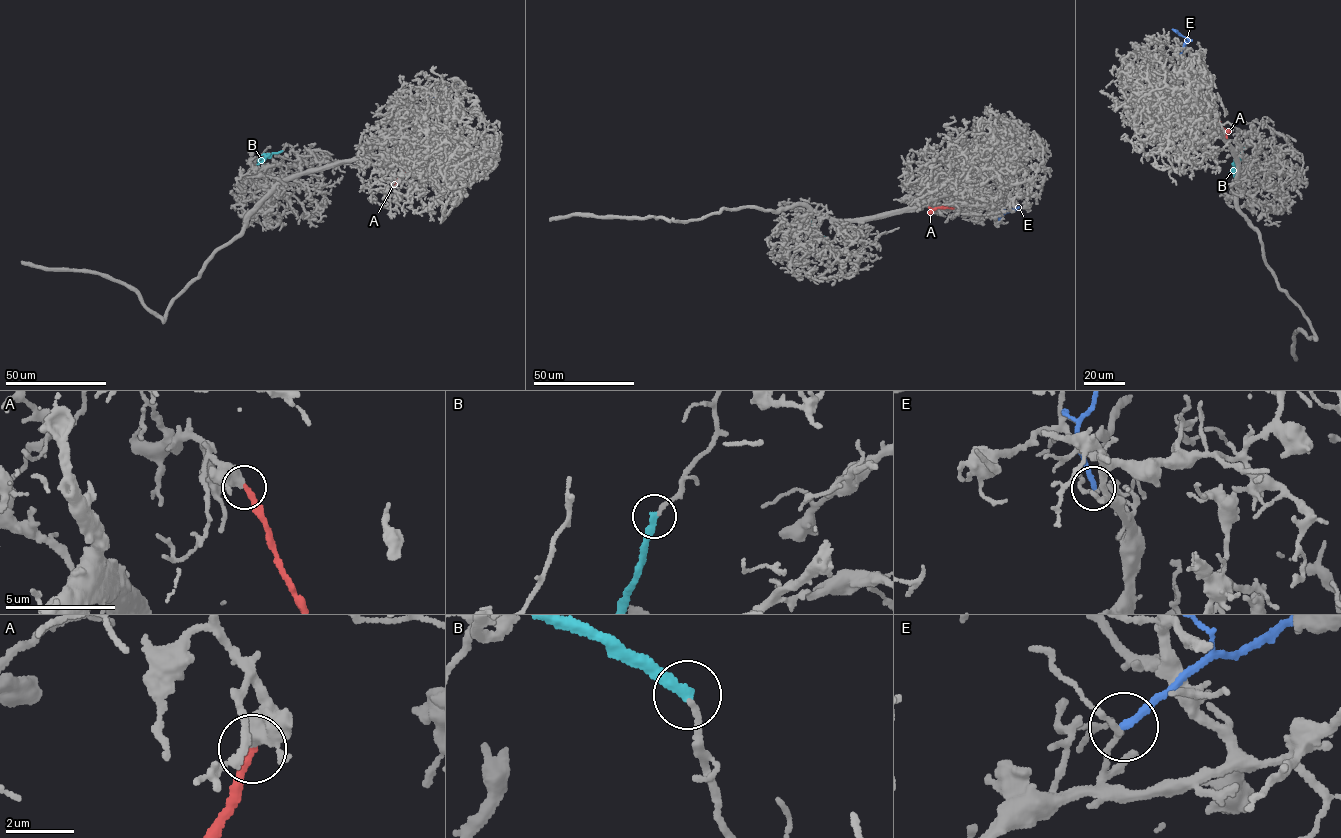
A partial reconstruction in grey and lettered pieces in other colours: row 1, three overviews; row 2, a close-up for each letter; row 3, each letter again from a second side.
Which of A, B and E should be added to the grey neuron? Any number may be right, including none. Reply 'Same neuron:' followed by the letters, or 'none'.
Same neuron: none

